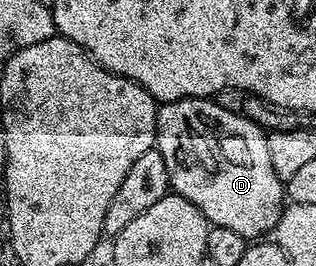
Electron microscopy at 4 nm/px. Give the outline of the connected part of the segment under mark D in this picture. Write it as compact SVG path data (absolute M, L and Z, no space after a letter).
M182 97L180 101L160 104L155 114L155 148L165 159L171 189L189 199L208 223L237 231L237 235L248 239L262 238L274 230L285 208L285 185L277 171L273 171L267 133L242 112L227 109L218 100L206 97Z

